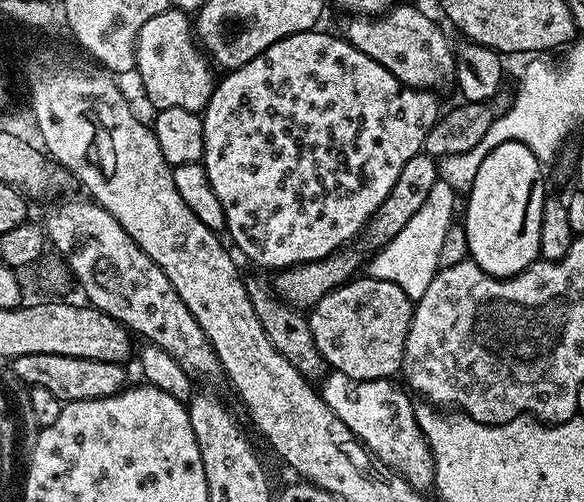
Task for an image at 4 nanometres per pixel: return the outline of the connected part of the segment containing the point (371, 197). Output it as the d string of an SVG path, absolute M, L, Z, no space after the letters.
M313 30L290 34L274 46L258 54L250 62L231 69L227 74L215 81L212 97L202 113L204 122L204 159L202 161L206 170L206 178L210 178L210 190L222 202L224 211L224 228L230 239L236 243L235 251L253 260L260 268L283 270L293 268L299 264L309 264L315 260L326 258L338 249L351 245L352 240L363 233L368 225L368 219L386 202L386 198L394 190L394 182L398 182L398 174L402 174L402 166L410 162L419 152L424 151L427 132L435 126L435 122L442 115L440 100L435 91L426 88L406 88L386 66L374 62L362 50L347 40L343 35L331 36L328 32Z

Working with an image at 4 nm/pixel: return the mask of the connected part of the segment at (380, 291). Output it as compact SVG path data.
M364 274L323 296L317 304L312 305L307 318L314 346L318 346L331 371L346 374L346 378L351 380L387 380L395 377L395 372L397 375L404 367L406 334L410 330L413 307L414 301L401 286Z

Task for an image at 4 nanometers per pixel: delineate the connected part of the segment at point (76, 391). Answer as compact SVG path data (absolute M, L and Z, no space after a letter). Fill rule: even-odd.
M22 354L17 360L11 361L10 368L12 368L13 374L24 383L24 386L50 390L50 394L54 394L62 402L106 398L123 392L129 383L128 376L124 373L124 370L126 370L124 364L98 362L90 358L70 358L66 354Z

